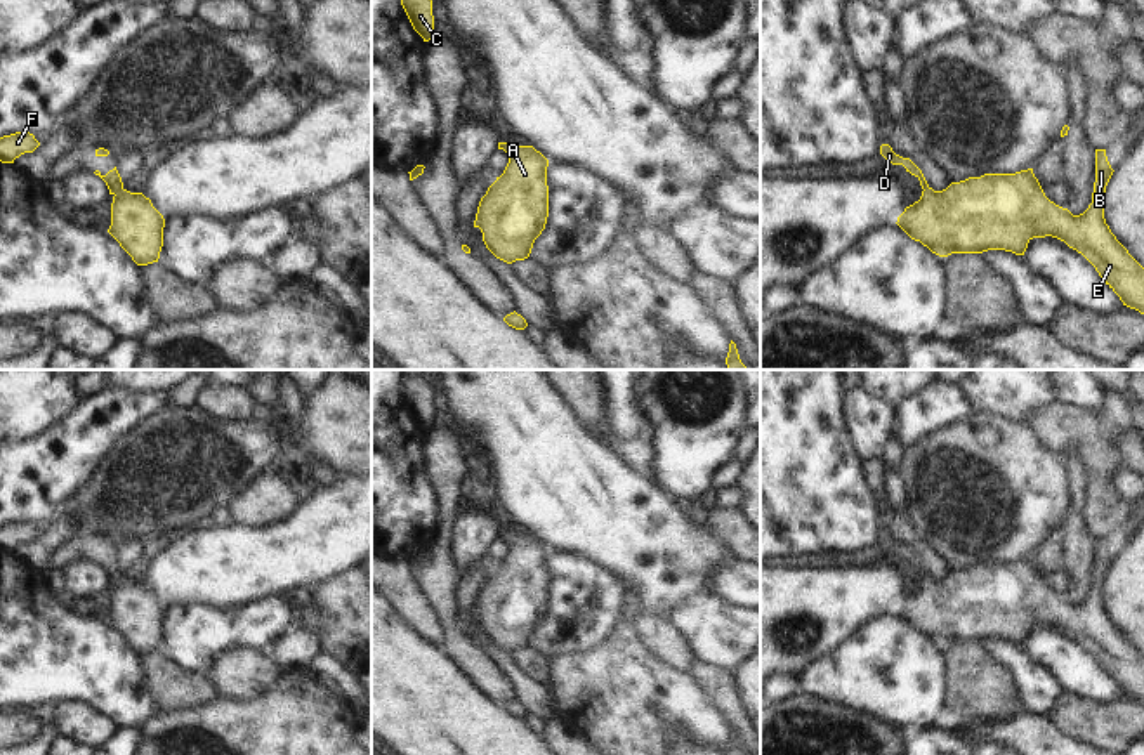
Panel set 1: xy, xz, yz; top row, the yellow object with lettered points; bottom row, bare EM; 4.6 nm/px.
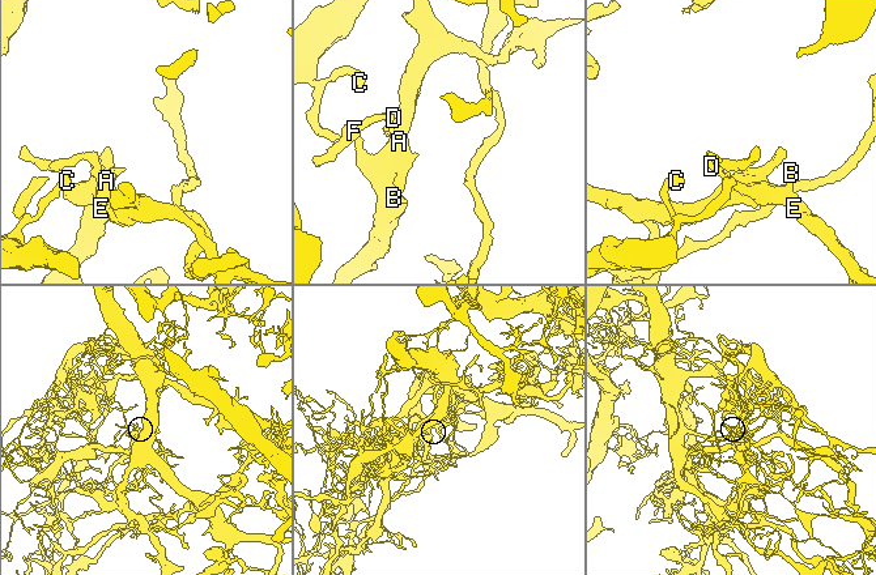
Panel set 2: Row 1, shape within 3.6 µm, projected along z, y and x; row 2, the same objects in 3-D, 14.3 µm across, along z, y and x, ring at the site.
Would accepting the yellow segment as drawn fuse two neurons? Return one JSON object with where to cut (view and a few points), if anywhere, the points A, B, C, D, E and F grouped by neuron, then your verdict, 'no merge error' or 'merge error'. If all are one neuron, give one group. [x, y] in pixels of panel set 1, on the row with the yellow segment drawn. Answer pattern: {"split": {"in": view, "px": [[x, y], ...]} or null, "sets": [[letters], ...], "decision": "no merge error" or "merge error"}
{"split": null, "sets": [["A", "B", "C", "D", "E", "F"]], "decision": "no merge error"}

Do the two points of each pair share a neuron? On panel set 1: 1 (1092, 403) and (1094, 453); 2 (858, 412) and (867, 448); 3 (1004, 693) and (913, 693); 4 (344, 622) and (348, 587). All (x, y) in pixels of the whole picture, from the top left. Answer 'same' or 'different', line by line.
1: different
2: same
3: different
4: same

